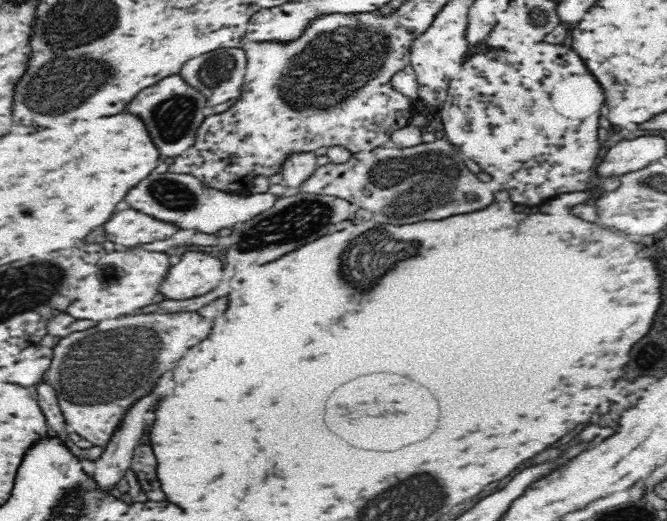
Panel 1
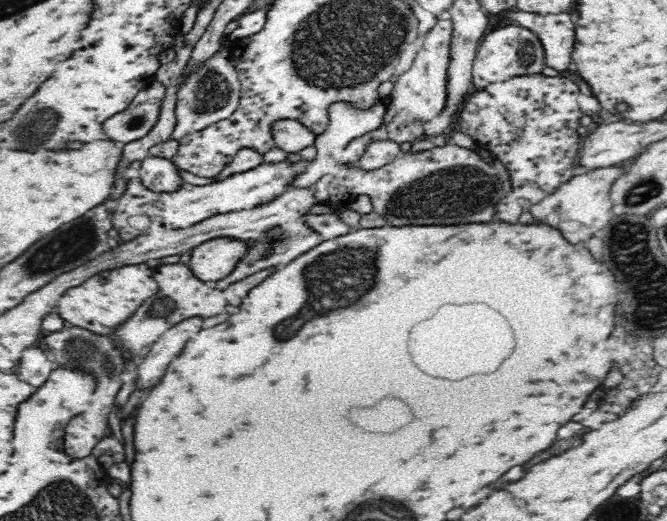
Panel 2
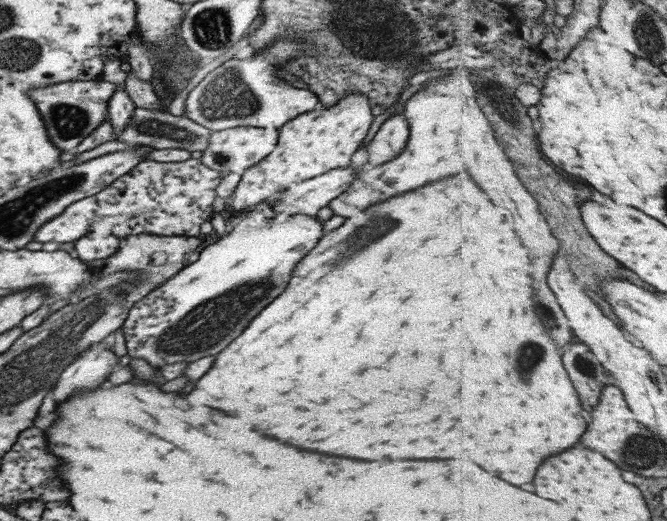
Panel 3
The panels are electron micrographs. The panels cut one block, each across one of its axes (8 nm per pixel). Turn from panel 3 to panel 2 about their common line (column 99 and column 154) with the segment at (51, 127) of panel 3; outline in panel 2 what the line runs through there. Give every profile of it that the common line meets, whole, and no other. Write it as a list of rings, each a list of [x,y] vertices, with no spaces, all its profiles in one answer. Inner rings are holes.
[[[157,80],[138,91],[125,111],[114,114],[102,124],[105,138],[120,144],[144,138],[158,122],[165,92],[166,87]]]

